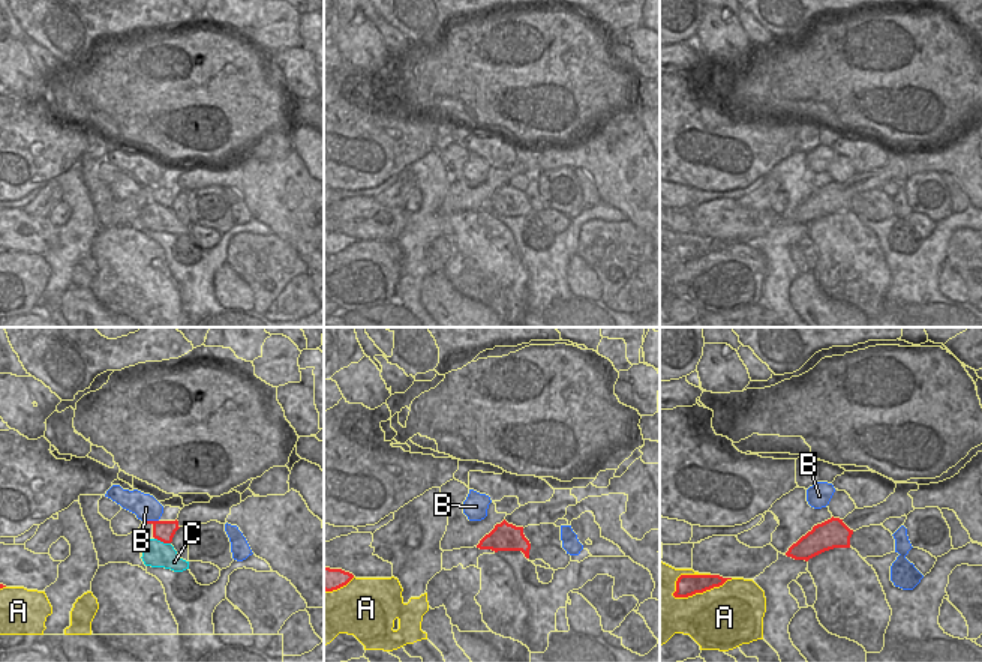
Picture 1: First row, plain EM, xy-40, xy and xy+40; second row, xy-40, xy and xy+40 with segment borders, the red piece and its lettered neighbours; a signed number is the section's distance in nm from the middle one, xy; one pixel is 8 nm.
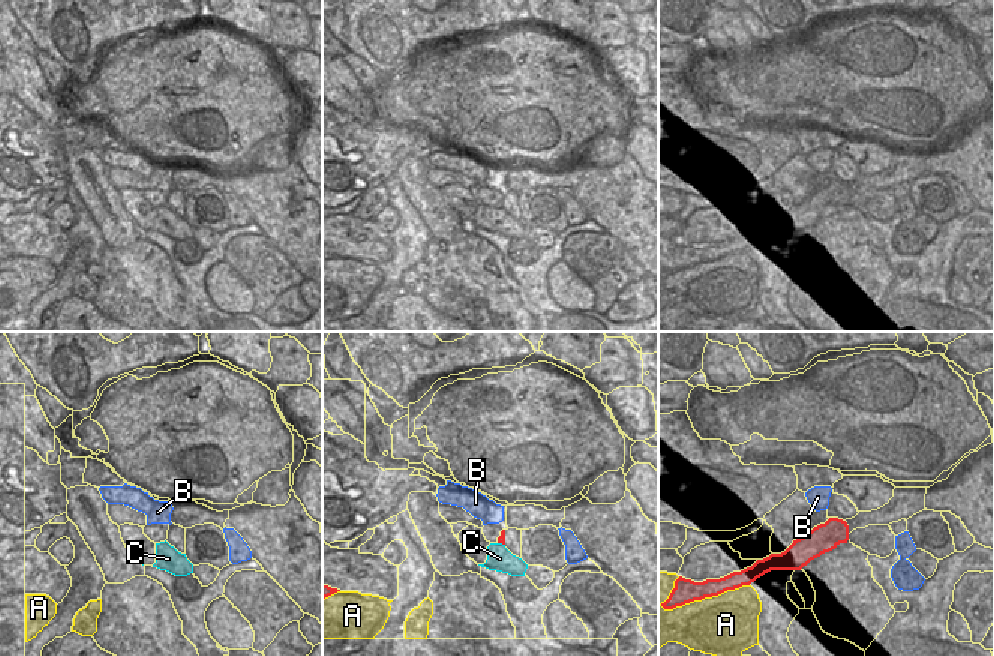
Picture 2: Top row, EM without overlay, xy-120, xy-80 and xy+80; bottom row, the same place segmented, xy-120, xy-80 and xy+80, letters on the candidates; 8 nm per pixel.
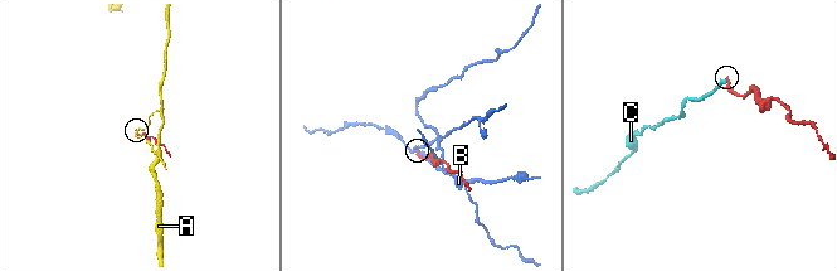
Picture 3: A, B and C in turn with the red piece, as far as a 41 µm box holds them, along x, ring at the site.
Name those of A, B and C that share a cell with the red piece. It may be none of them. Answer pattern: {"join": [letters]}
{"join": ["C"]}

